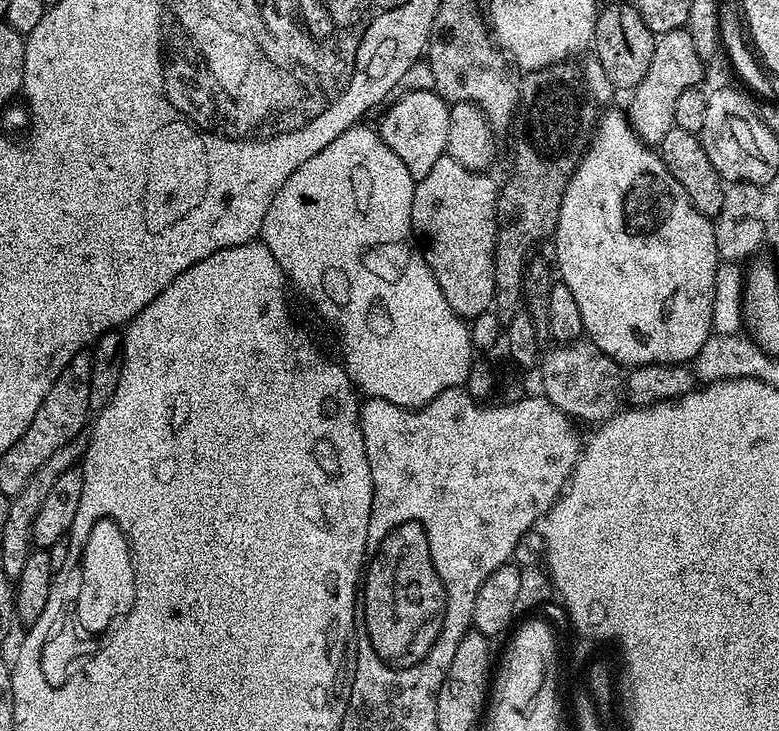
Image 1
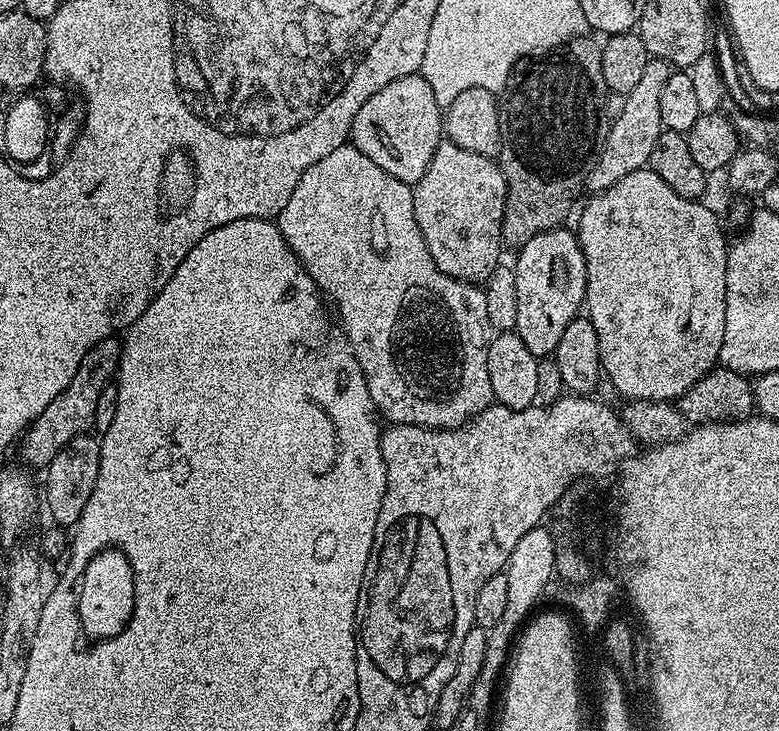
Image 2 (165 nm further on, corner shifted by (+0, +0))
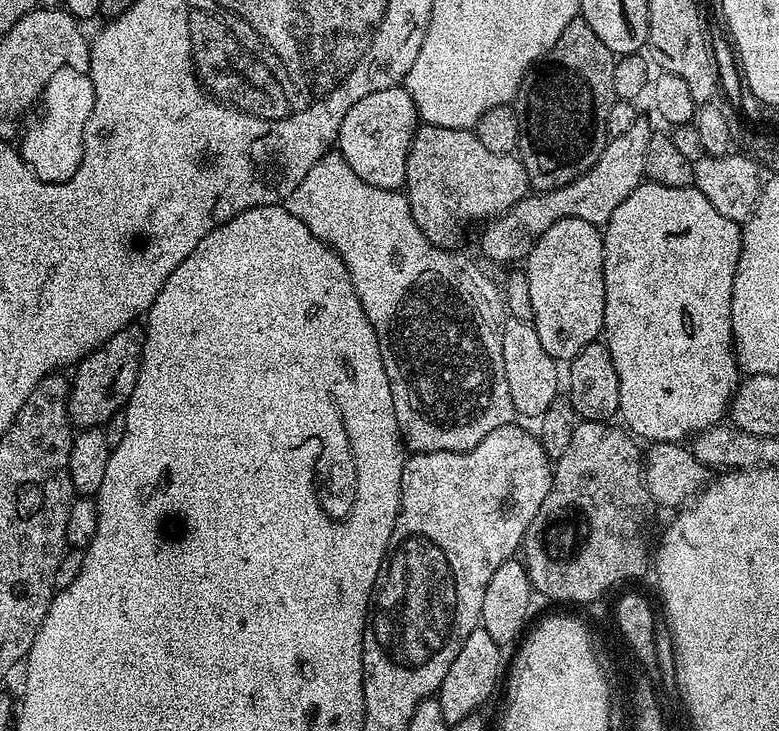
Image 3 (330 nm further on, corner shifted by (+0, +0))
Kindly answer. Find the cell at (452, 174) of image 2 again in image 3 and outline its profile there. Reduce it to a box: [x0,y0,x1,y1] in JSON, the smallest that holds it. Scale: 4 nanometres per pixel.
[404,123,530,250]

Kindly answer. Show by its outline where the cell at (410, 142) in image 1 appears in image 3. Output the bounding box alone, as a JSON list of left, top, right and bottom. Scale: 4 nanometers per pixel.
[335,87,417,192]

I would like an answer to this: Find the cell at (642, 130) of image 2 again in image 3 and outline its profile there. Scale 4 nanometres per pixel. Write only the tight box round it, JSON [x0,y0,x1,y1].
[480,118,654,264]

